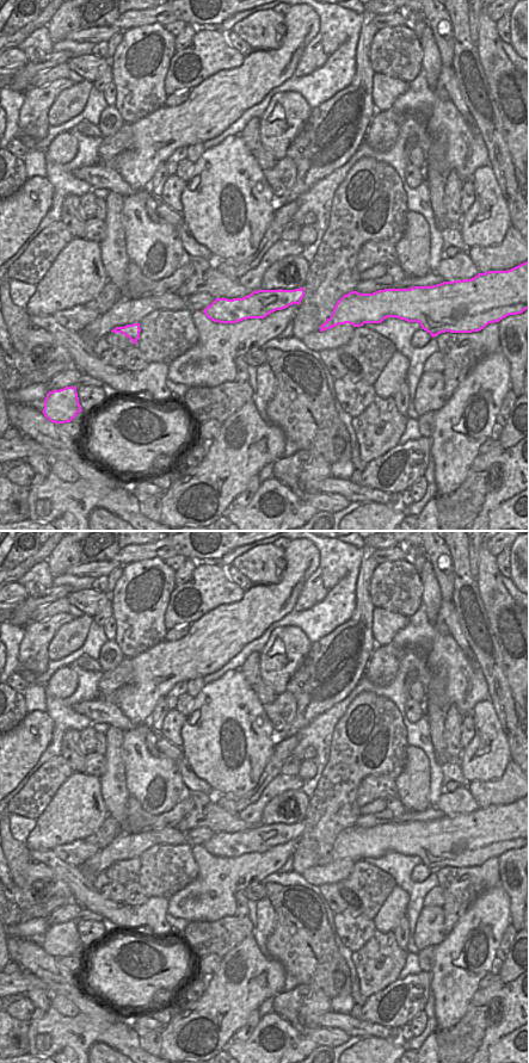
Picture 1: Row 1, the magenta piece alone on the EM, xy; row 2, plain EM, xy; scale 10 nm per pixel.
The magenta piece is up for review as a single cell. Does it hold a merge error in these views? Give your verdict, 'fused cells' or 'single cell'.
single cell

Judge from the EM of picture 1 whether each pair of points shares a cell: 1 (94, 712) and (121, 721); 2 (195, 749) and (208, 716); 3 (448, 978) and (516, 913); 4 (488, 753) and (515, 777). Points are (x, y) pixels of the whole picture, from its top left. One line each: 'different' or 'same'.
1: same
2: same
3: different
4: different

